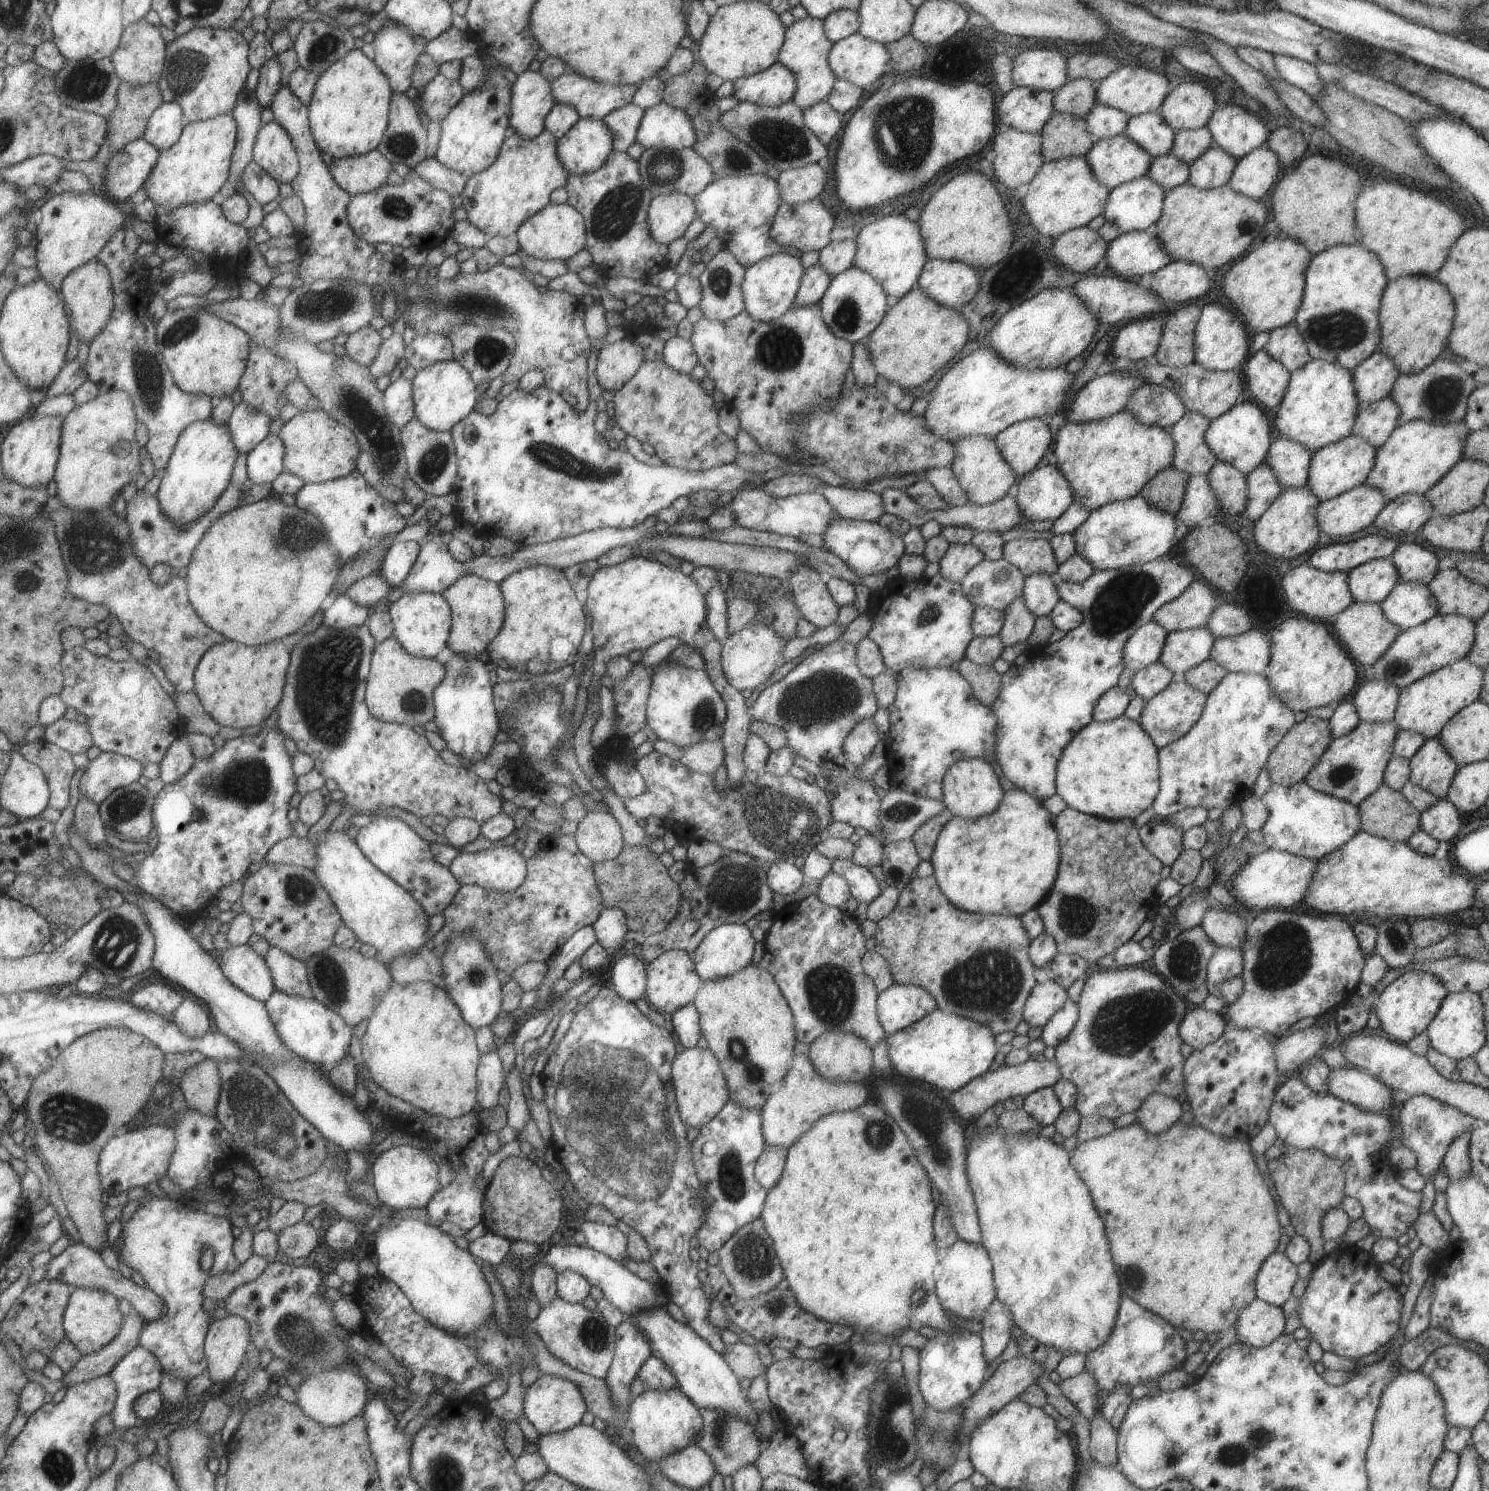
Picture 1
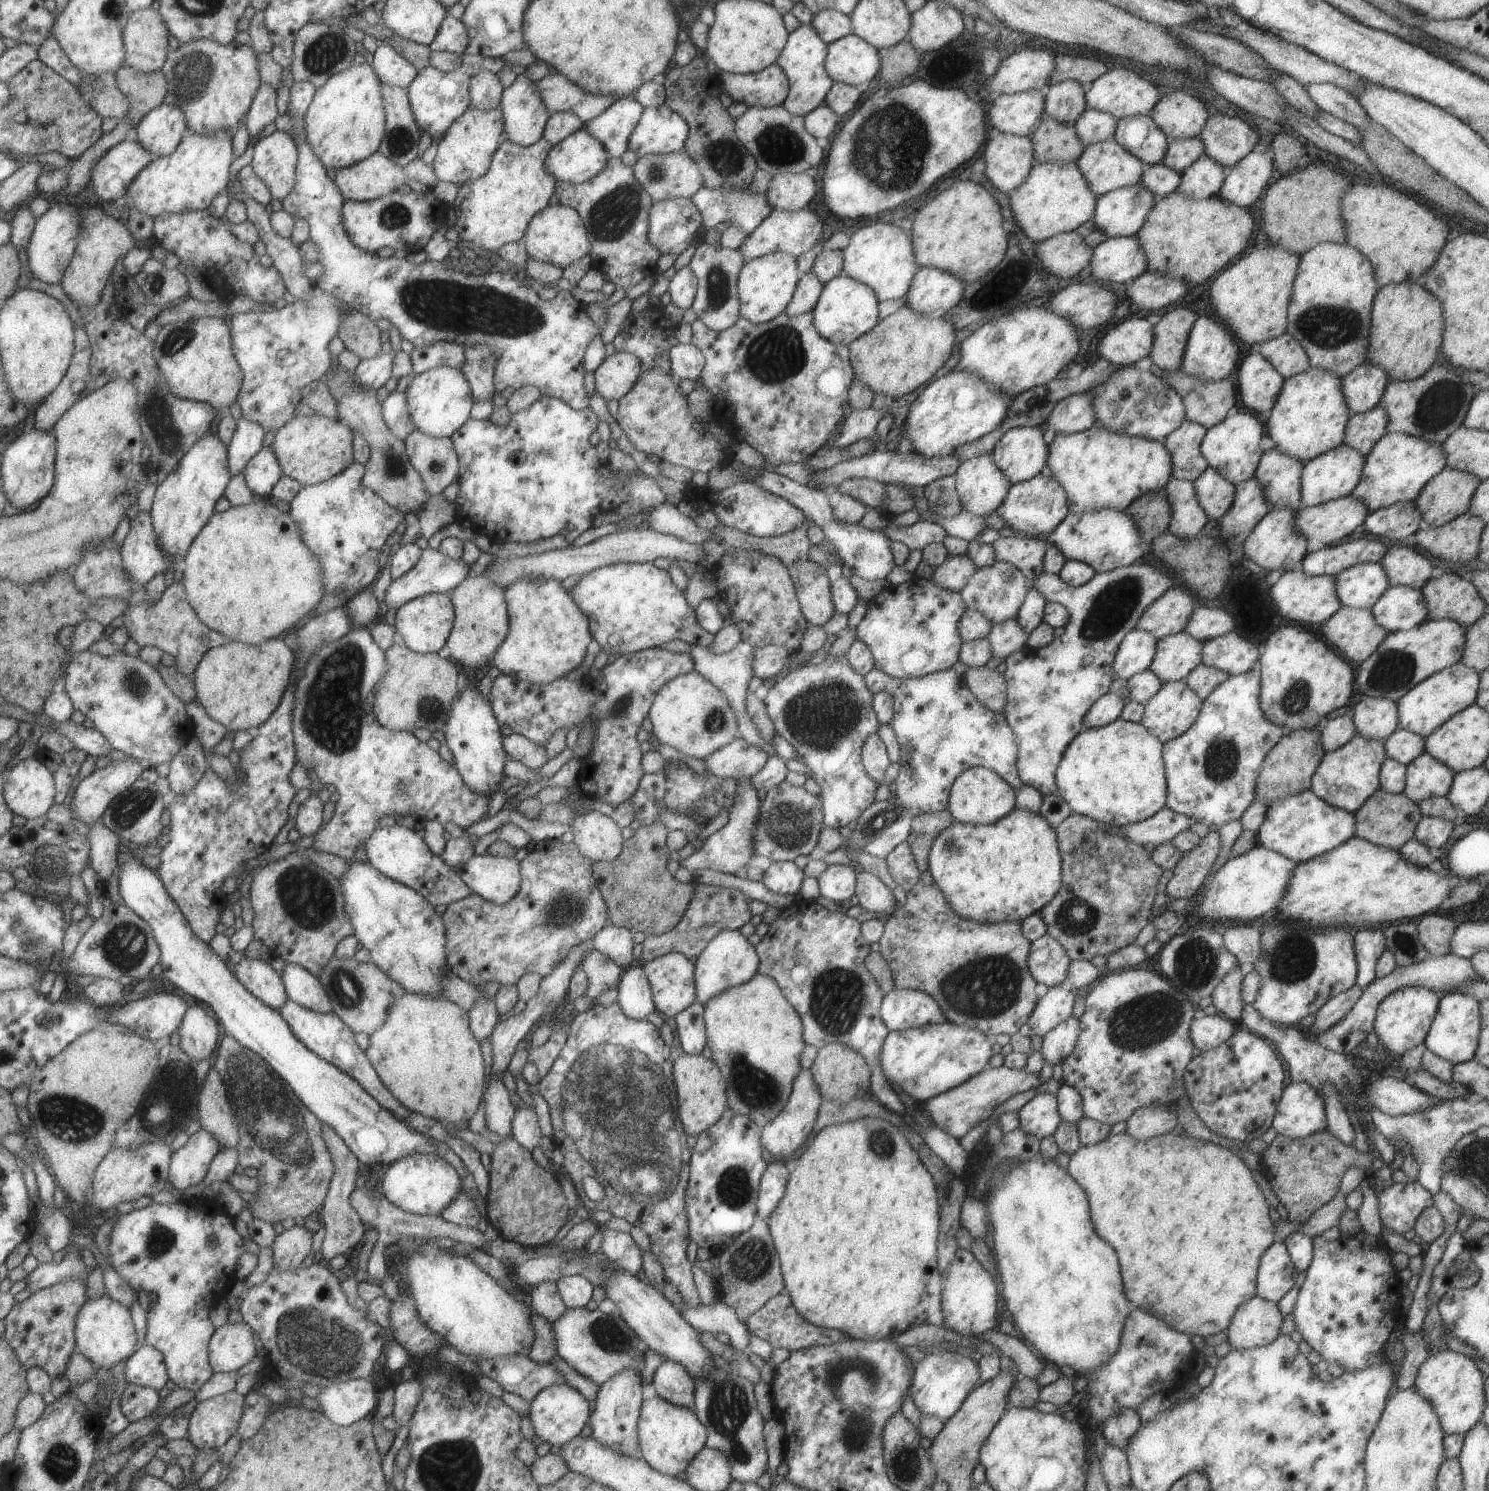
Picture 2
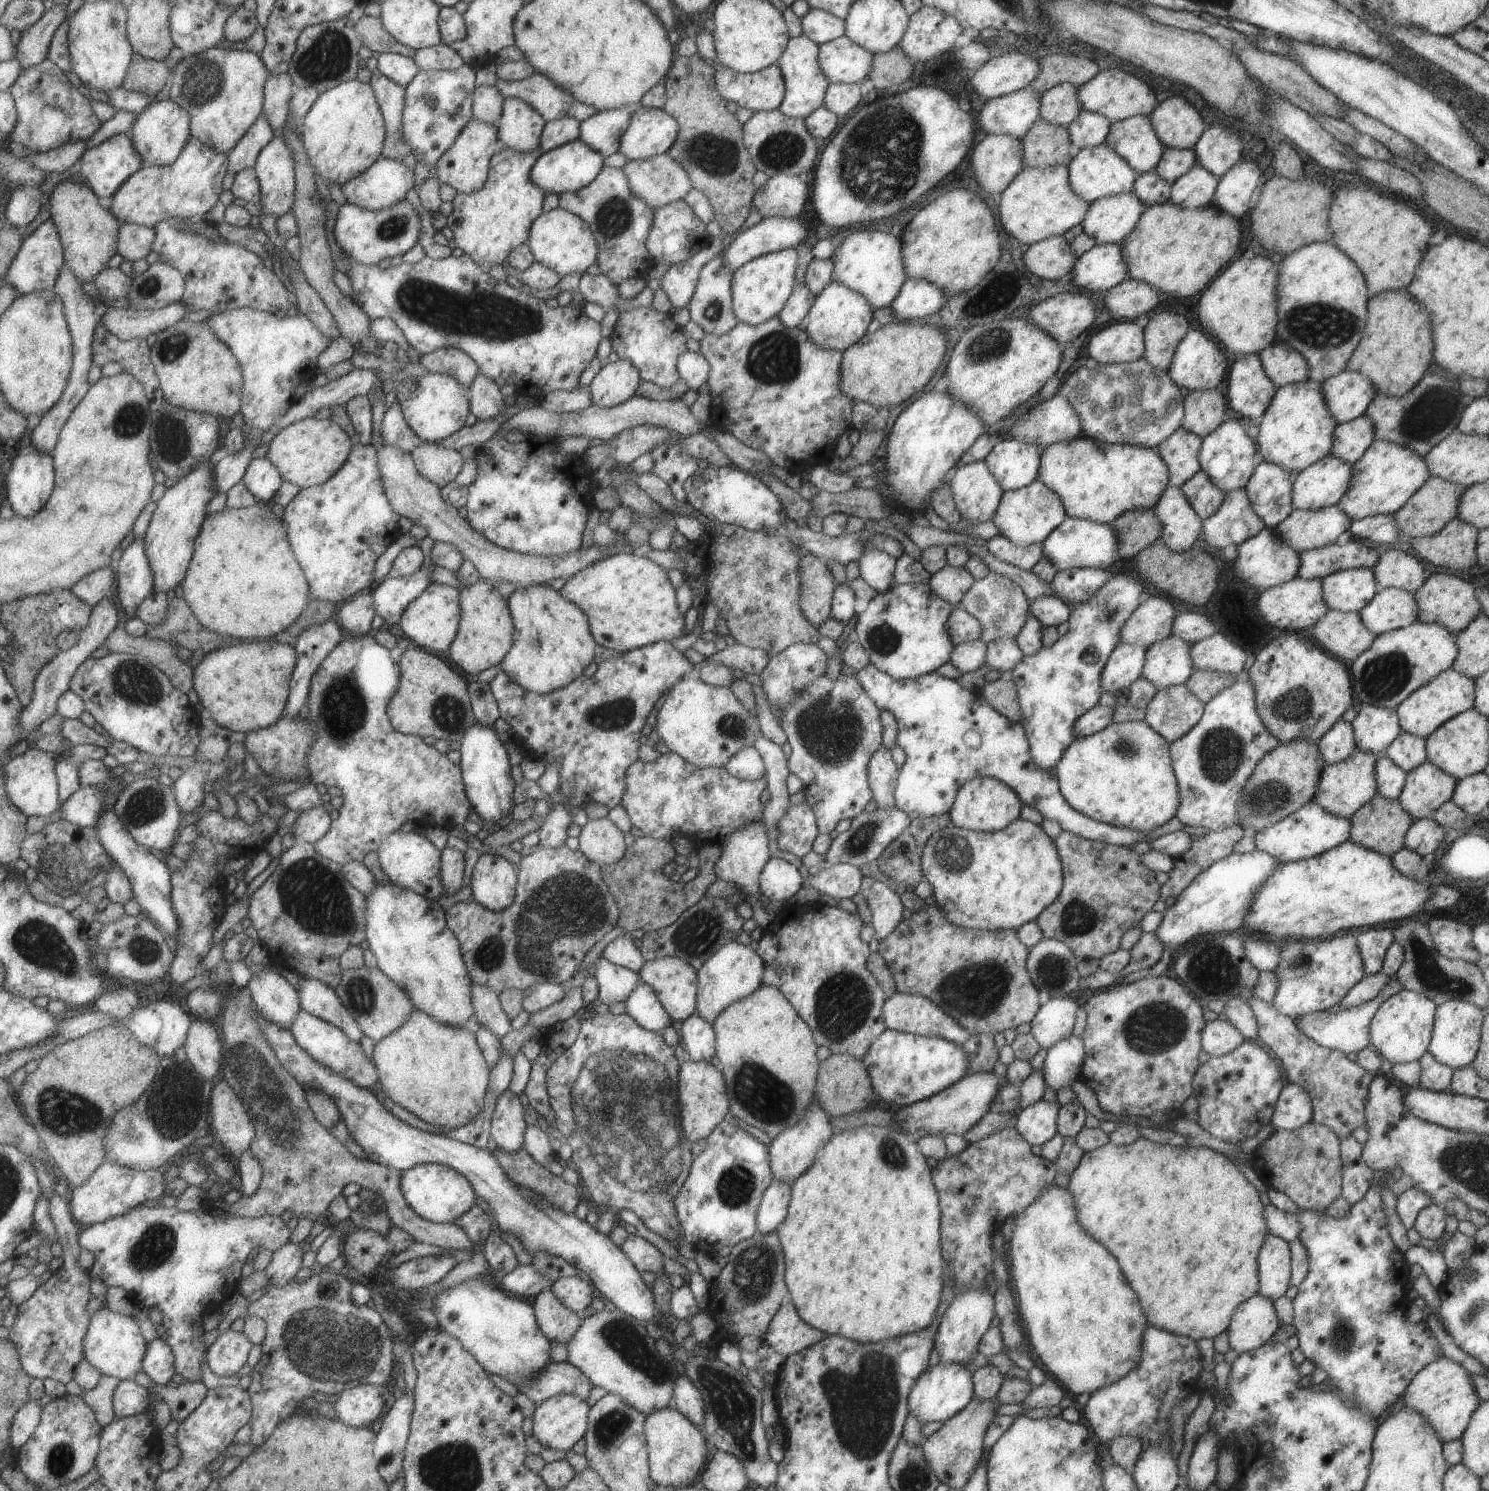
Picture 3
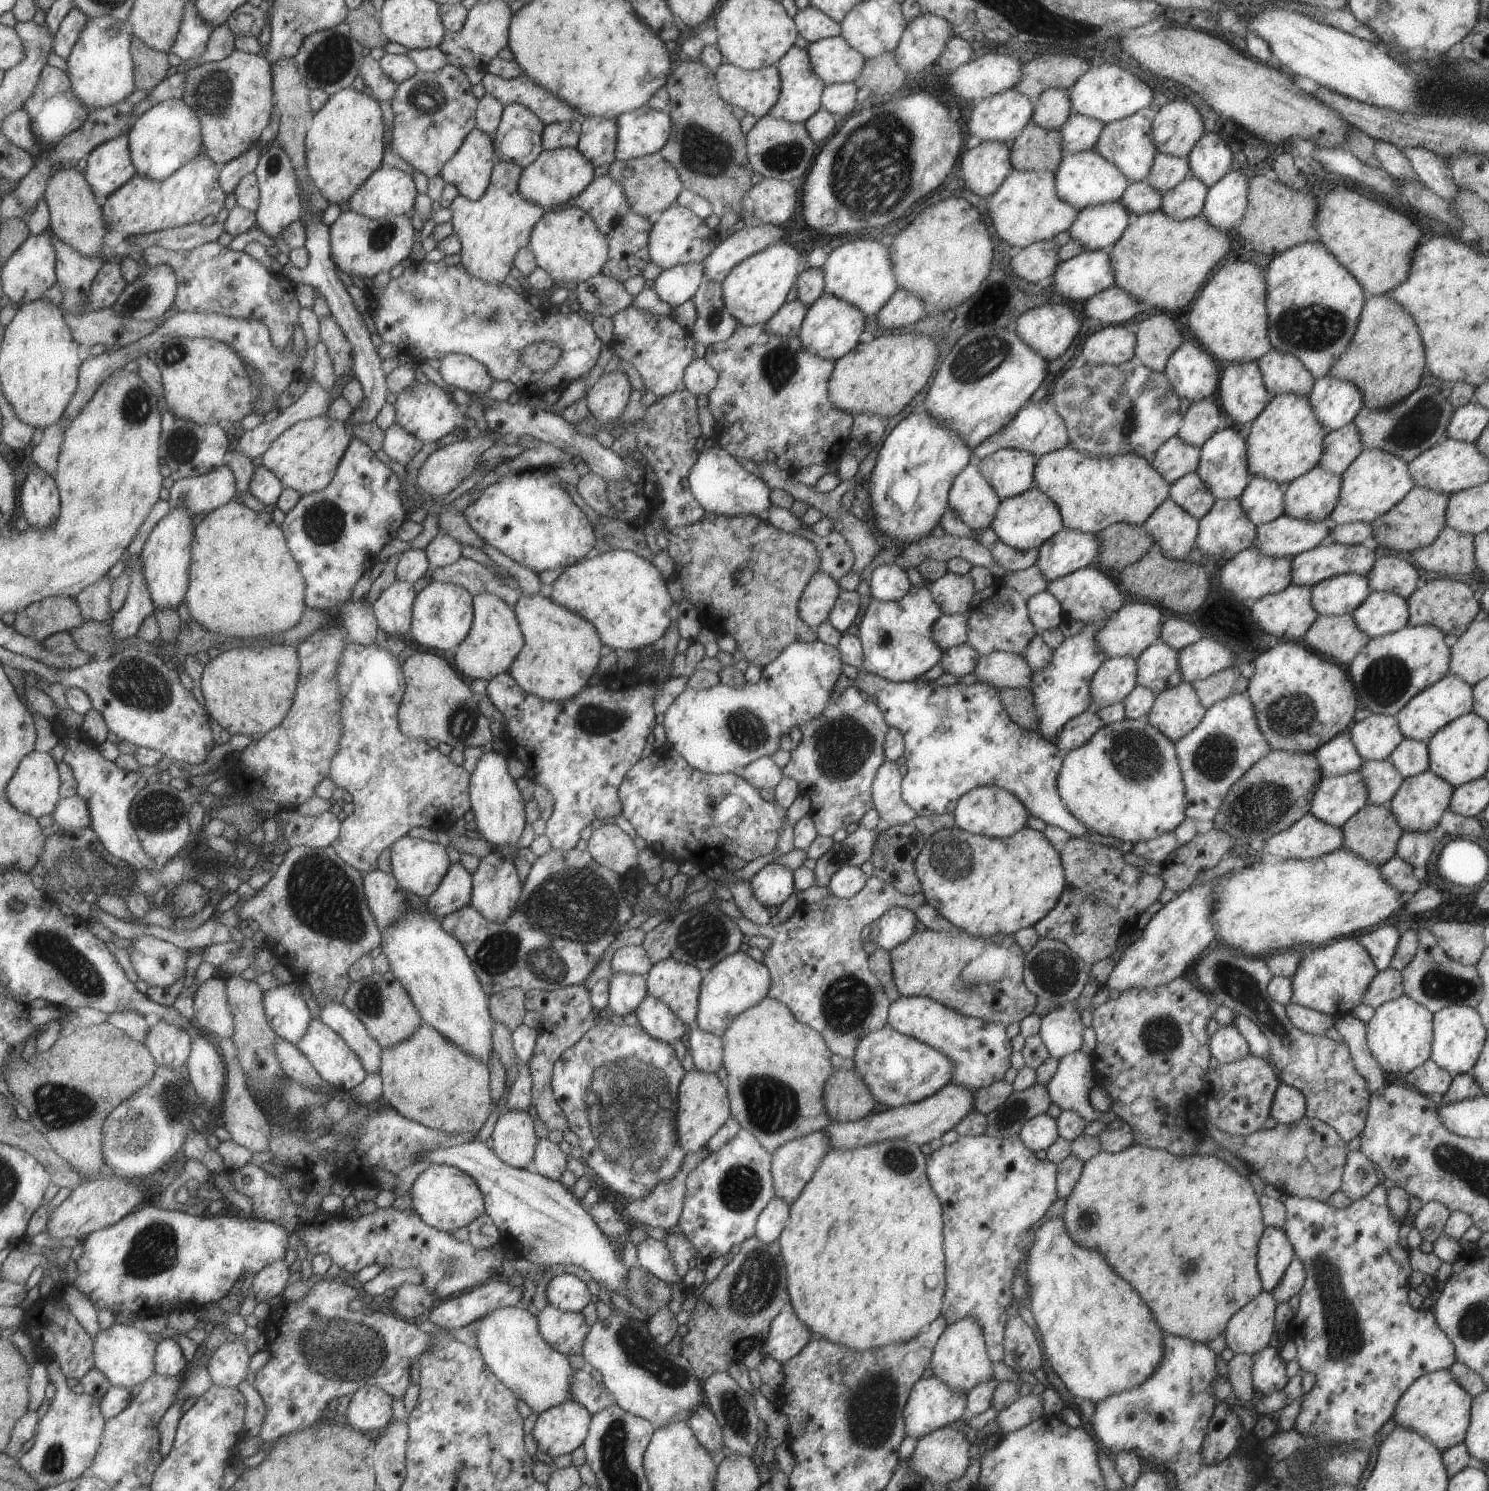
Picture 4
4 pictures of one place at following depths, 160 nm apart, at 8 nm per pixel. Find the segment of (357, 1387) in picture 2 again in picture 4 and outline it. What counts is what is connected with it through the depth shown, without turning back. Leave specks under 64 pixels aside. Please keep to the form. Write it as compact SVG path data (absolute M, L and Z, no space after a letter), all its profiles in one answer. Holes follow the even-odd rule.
M371 1385L353 1392L345 1410L346 1424L363 1434L370 1430L383 1431L395 1417L392 1397Z

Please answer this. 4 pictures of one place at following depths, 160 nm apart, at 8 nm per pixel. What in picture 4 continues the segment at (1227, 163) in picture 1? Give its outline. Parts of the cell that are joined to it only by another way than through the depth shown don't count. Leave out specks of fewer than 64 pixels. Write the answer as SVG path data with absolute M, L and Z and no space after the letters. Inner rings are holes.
M1189 175L1172 190L1162 194L1161 206L1158 210L1171 216L1173 220L1202 215L1207 190L1208 187L1201 180Z

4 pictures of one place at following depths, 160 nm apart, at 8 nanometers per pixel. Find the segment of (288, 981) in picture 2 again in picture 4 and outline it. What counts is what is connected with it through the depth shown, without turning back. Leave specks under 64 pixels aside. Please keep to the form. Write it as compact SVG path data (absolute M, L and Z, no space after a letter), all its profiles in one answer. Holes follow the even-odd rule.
M327 1000L323 1006L317 1004L317 1007L319 1021L331 1028L351 1048L351 1052L355 1052L355 1056L361 1060L361 1065L365 1068L366 1075L379 1073L381 1047L369 1036L363 1024L342 1003Z

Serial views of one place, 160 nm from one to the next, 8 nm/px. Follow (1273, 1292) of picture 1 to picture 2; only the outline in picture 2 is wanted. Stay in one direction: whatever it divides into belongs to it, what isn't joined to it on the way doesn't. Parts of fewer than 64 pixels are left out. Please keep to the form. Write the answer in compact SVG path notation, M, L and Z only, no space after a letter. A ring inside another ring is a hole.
M1273 1241L1259 1257L1256 1295L1276 1303L1295 1282L1298 1272L1282 1241Z

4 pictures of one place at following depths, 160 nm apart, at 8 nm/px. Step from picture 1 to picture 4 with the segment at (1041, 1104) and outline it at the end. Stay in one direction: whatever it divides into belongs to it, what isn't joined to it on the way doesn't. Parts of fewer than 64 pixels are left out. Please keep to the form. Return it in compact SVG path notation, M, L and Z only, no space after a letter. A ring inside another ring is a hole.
M1045 1113L1033 1116L1023 1124L1018 1136L1033 1153L1045 1151L1058 1138L1056 1120Z

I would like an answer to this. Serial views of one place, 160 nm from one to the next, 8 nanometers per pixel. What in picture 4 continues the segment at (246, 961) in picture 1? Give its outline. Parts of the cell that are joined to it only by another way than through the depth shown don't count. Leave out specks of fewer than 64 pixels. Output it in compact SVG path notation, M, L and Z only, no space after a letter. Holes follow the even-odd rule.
M281 983L263 991L262 1006L266 1021L278 1037L293 1045L301 1040L311 1020L311 1012L299 985Z

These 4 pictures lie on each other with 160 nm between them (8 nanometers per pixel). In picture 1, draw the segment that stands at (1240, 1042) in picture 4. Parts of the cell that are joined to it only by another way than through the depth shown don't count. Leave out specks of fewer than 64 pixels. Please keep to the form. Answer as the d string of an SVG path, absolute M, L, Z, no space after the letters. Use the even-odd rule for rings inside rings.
M1198 1006L1183 1015L1178 1033L1182 1042L1199 1050L1217 1040L1226 1027L1220 1012L1206 1011Z

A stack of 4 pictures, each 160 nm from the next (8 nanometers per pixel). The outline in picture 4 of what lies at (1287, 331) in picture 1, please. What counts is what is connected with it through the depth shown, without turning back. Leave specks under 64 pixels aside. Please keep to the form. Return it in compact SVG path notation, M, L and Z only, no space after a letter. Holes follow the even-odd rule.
M1271 349L1257 362L1263 386L1271 394L1308 396L1311 393L1314 379L1295 356Z

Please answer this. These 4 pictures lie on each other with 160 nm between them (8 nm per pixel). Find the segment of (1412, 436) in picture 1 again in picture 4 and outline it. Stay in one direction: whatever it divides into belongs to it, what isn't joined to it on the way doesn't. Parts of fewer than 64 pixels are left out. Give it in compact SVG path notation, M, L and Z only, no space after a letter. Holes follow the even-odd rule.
M1365 448L1340 476L1339 500L1329 517L1333 525L1371 523L1388 512L1415 486L1413 478L1409 476L1408 463L1379 448Z

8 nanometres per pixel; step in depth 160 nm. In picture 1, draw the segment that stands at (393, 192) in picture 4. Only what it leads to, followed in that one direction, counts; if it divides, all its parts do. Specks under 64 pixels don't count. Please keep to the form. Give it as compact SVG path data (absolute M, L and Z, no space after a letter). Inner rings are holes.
M377 149L359 156L332 159L328 166L333 180L350 196L385 185L391 170L391 163ZM435 157L420 160L413 168L433 188L441 189L450 196L460 196L466 179L457 171L442 165Z

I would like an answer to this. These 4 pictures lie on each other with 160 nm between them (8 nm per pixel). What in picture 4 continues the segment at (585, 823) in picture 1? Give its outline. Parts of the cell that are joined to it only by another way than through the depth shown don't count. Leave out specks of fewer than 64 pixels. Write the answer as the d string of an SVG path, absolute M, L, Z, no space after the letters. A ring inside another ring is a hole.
M601 824L599 828L595 828L587 838L586 851L589 852L596 864L615 872L619 876L629 870L641 870L637 865L637 850L633 844L633 839L614 824Z

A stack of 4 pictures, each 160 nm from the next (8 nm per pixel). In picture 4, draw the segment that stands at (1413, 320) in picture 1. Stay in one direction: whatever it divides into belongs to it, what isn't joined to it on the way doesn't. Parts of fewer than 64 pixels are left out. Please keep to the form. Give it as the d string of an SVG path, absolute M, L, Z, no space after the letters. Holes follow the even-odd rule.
M1384 293L1365 299L1351 344L1327 375L1353 384L1363 396L1363 405L1375 410L1407 398L1419 387L1424 367L1423 342L1413 318Z

